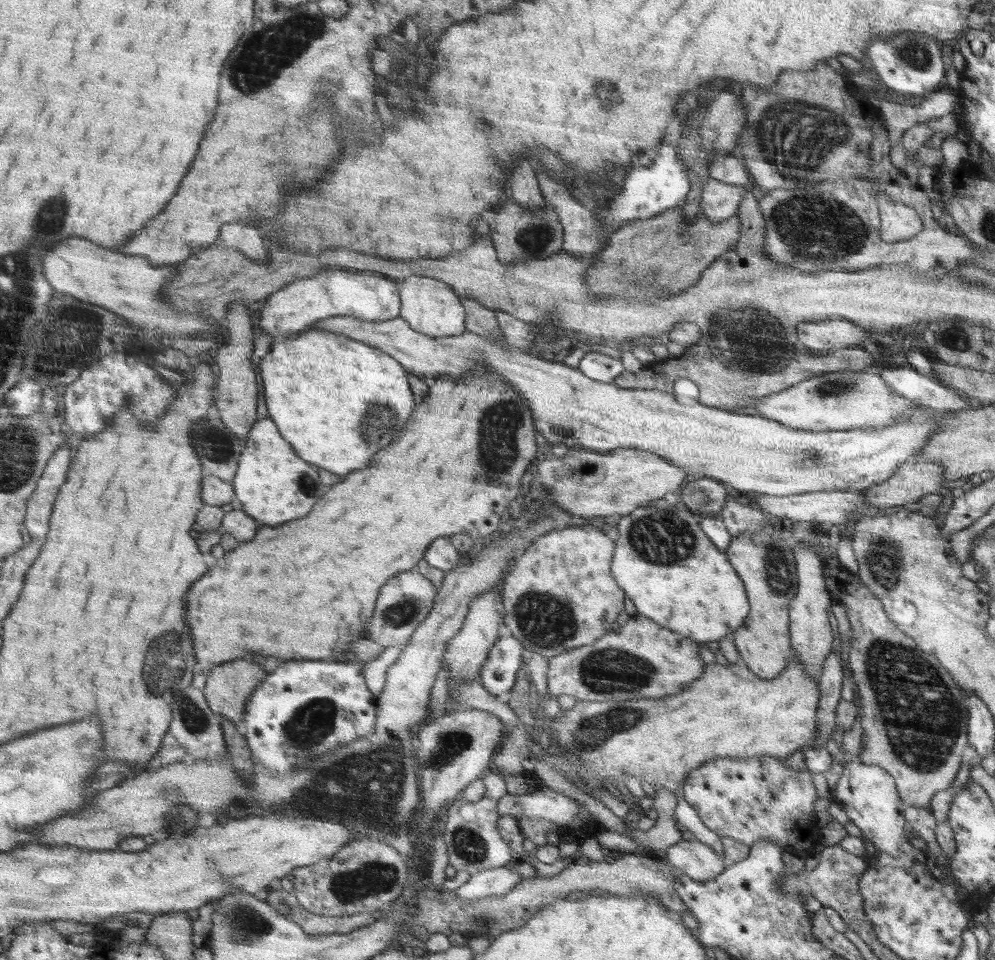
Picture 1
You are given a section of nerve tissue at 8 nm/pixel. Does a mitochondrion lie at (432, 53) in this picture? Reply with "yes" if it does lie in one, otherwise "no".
no

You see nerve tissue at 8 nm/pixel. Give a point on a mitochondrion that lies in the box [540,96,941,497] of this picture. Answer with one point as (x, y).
(796, 137)

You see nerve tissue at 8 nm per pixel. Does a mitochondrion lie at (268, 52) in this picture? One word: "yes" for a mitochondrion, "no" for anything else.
yes

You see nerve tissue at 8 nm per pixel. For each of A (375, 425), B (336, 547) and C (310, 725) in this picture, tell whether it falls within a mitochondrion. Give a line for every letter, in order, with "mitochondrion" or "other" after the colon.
A: mitochondrion
B: other
C: mitochondrion

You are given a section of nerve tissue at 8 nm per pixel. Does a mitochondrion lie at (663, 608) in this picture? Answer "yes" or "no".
no

